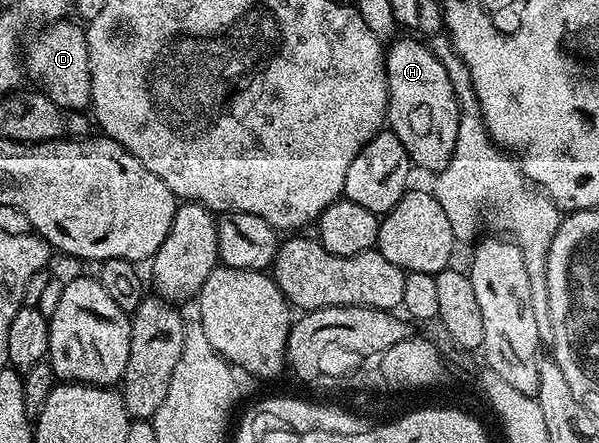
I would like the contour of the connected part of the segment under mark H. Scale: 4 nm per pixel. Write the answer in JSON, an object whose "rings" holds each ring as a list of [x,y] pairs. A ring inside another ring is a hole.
{"rings":[[[417,38],[397,40],[383,56],[383,78],[389,91],[388,127],[403,142],[410,161],[428,174],[444,170],[455,150],[461,106],[451,78],[432,47]]]}

